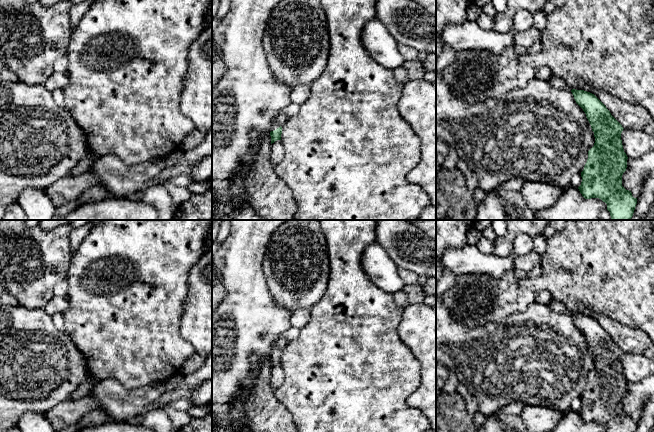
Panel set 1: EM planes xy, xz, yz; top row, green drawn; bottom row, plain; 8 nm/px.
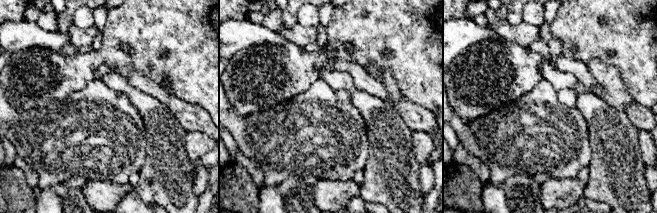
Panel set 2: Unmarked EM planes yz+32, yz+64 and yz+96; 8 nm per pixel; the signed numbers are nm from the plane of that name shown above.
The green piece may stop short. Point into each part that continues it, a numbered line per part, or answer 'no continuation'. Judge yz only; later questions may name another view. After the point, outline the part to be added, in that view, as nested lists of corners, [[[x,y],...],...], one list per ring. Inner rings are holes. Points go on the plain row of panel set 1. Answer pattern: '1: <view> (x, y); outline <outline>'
no continuation

